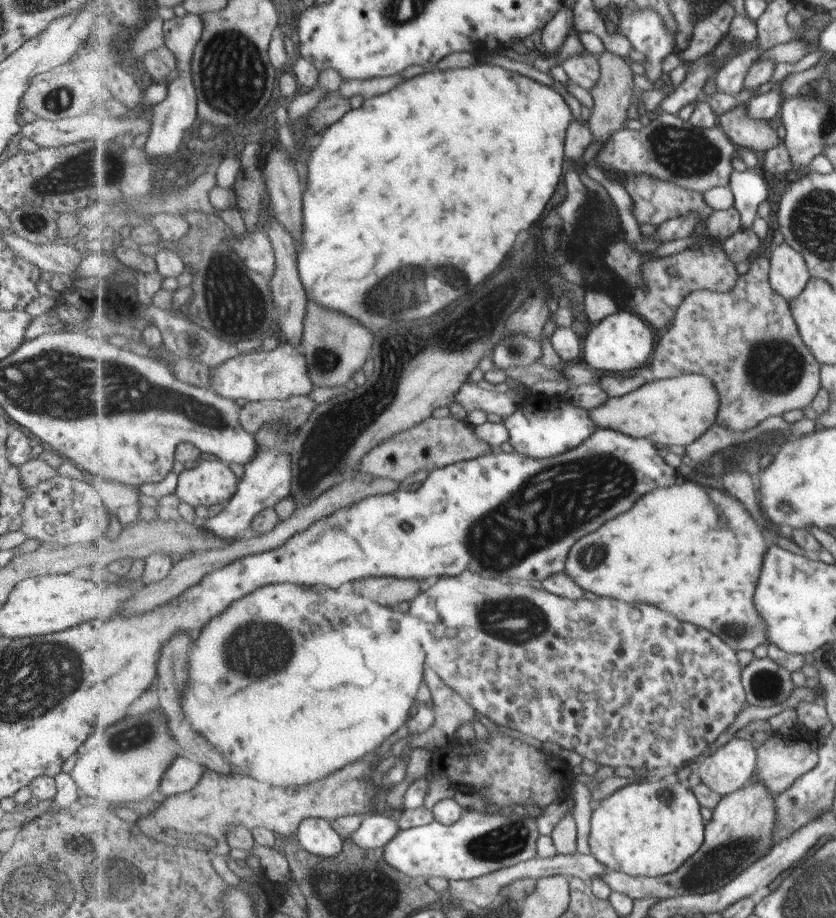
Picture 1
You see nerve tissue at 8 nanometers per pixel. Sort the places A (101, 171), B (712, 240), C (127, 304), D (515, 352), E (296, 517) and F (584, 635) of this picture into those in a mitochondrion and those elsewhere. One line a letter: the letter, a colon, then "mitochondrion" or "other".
A: mitochondrion
B: other
C: other
D: mitochondrion
E: other
F: other

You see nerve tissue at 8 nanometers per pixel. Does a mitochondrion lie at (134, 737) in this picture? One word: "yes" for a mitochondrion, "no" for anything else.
yes

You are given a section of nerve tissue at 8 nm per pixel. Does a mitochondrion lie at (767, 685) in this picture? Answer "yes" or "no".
yes

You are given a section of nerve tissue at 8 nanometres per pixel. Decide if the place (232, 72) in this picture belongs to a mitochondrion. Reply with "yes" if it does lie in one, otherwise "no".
yes

